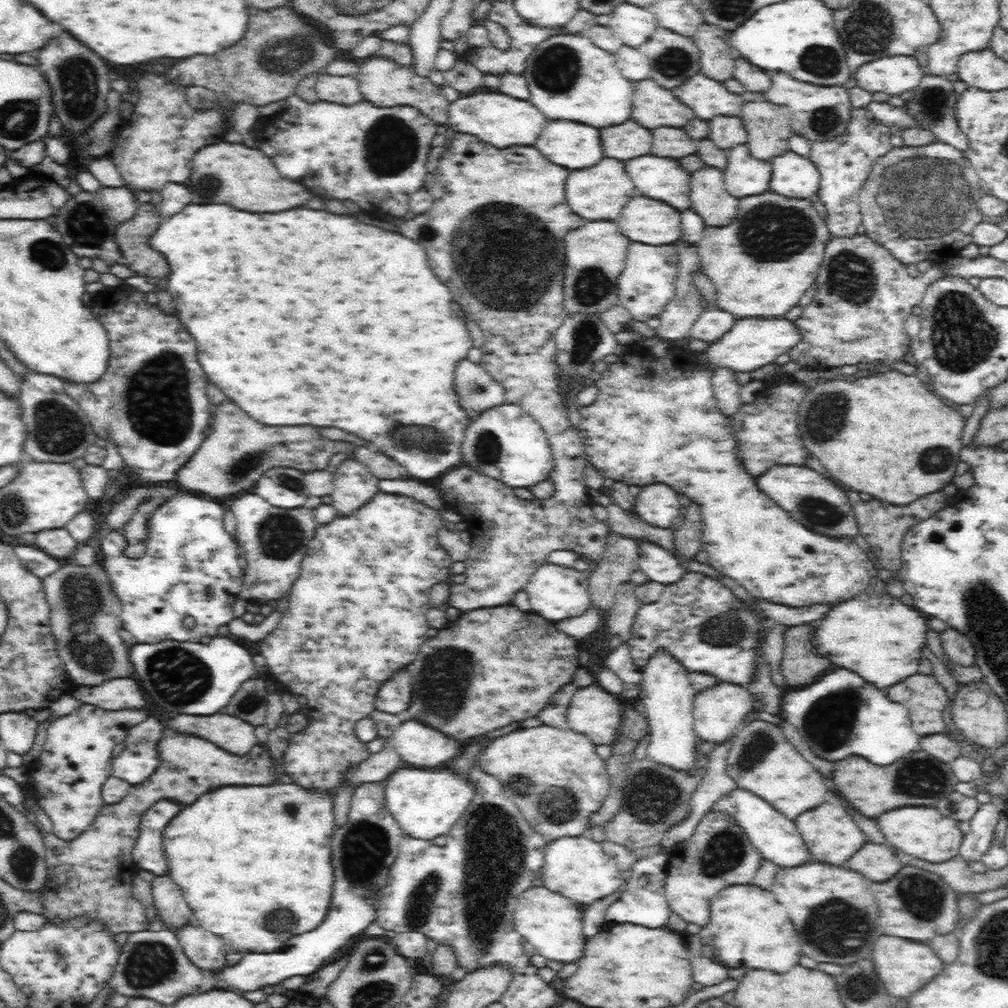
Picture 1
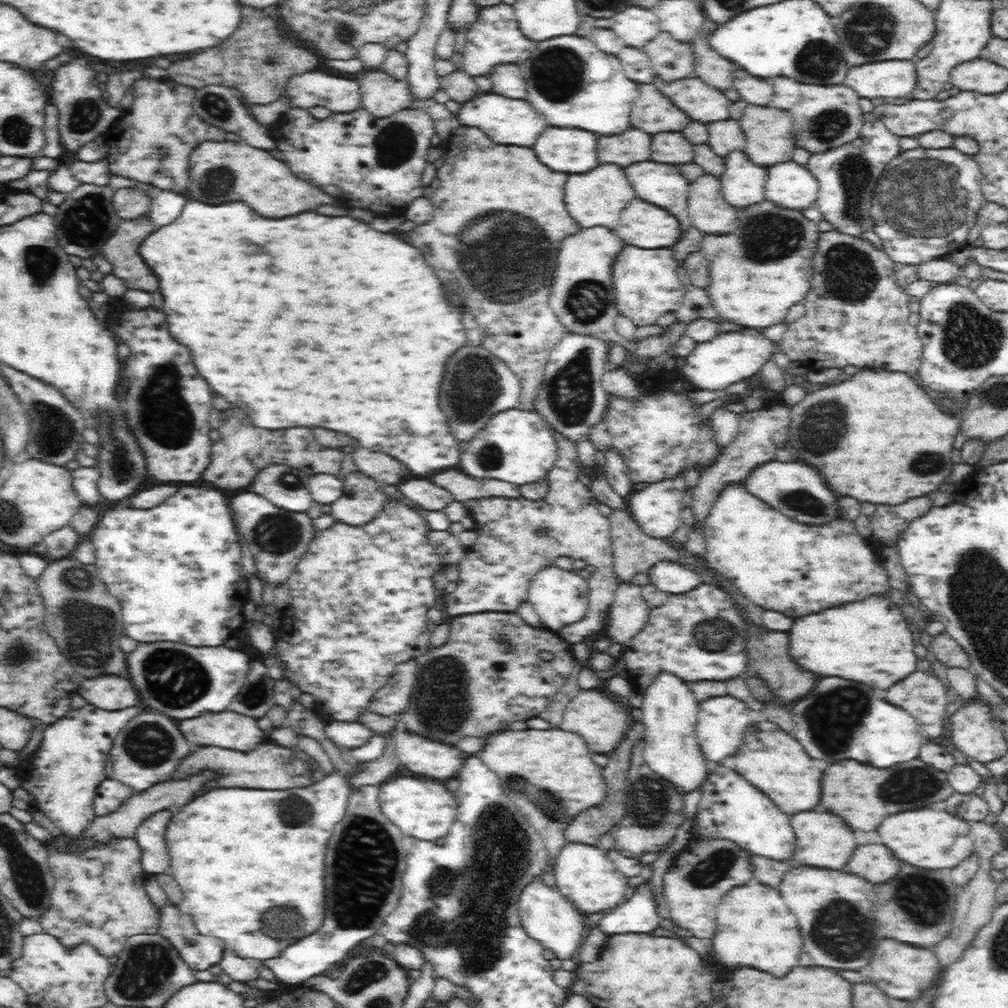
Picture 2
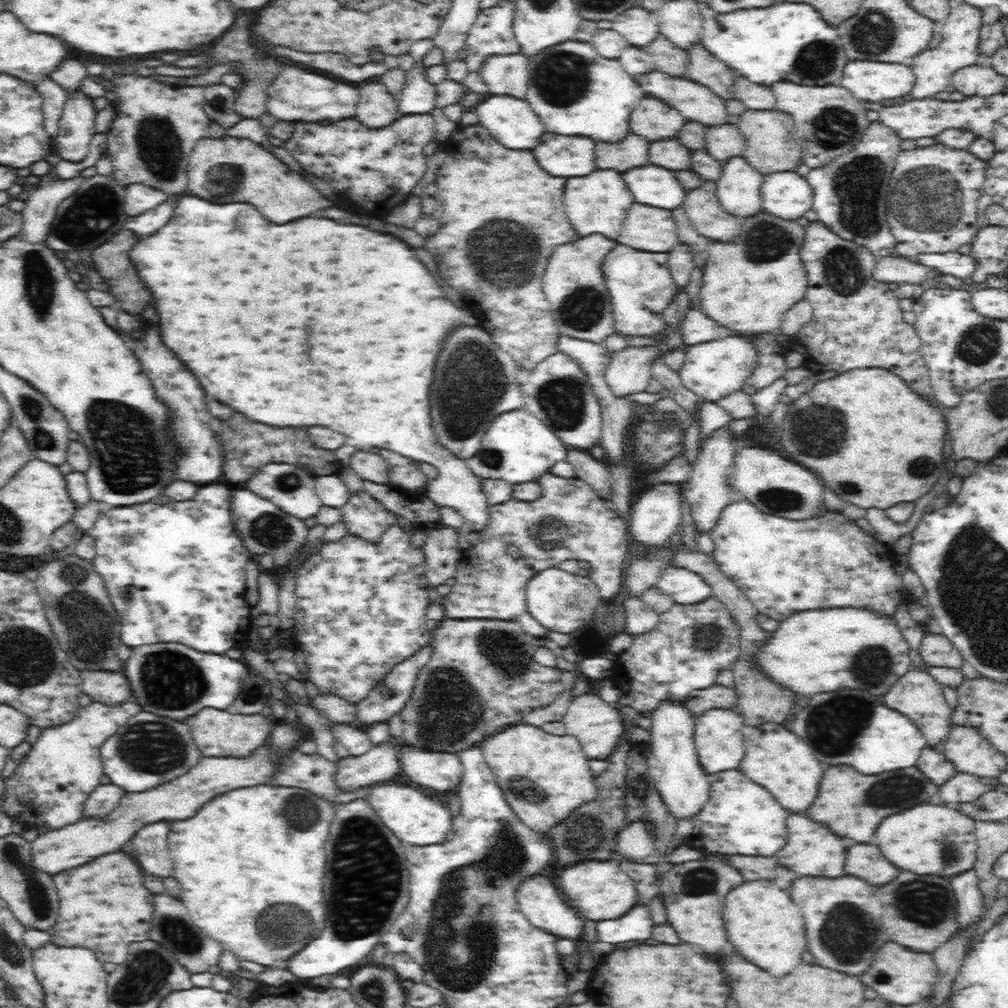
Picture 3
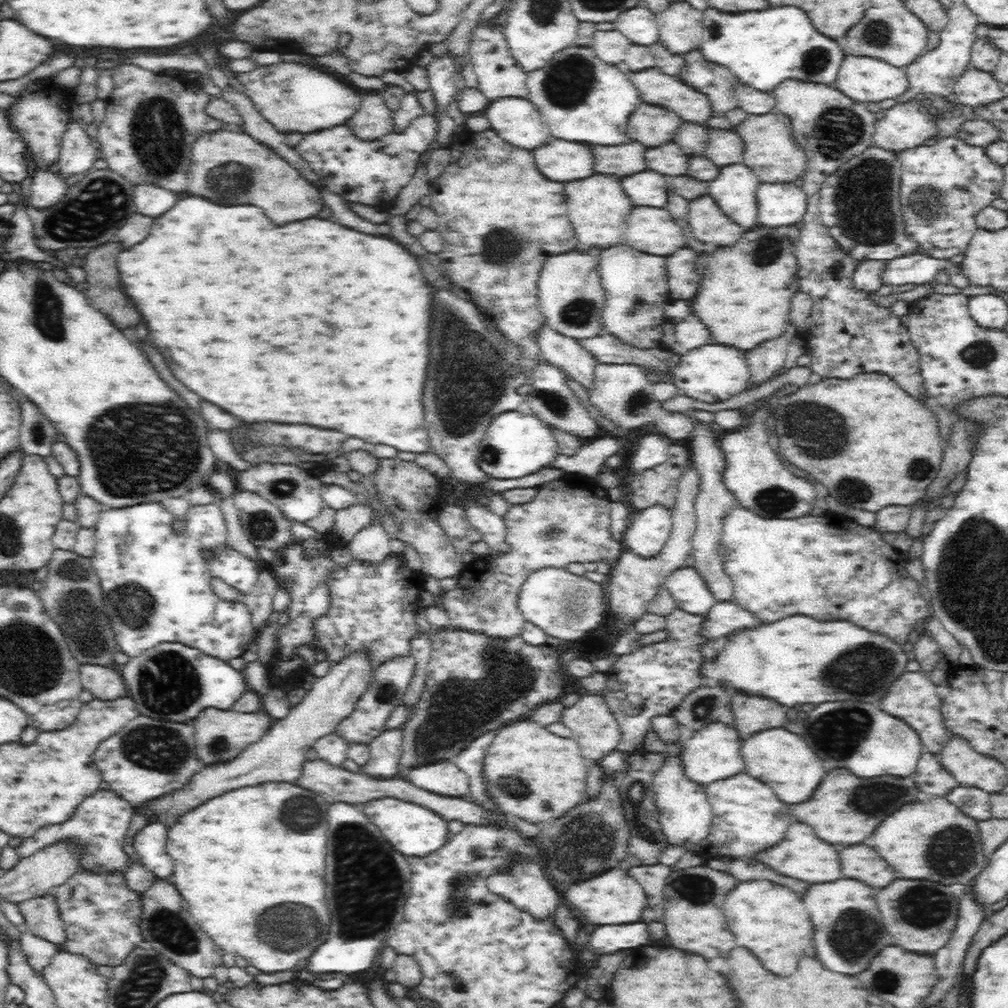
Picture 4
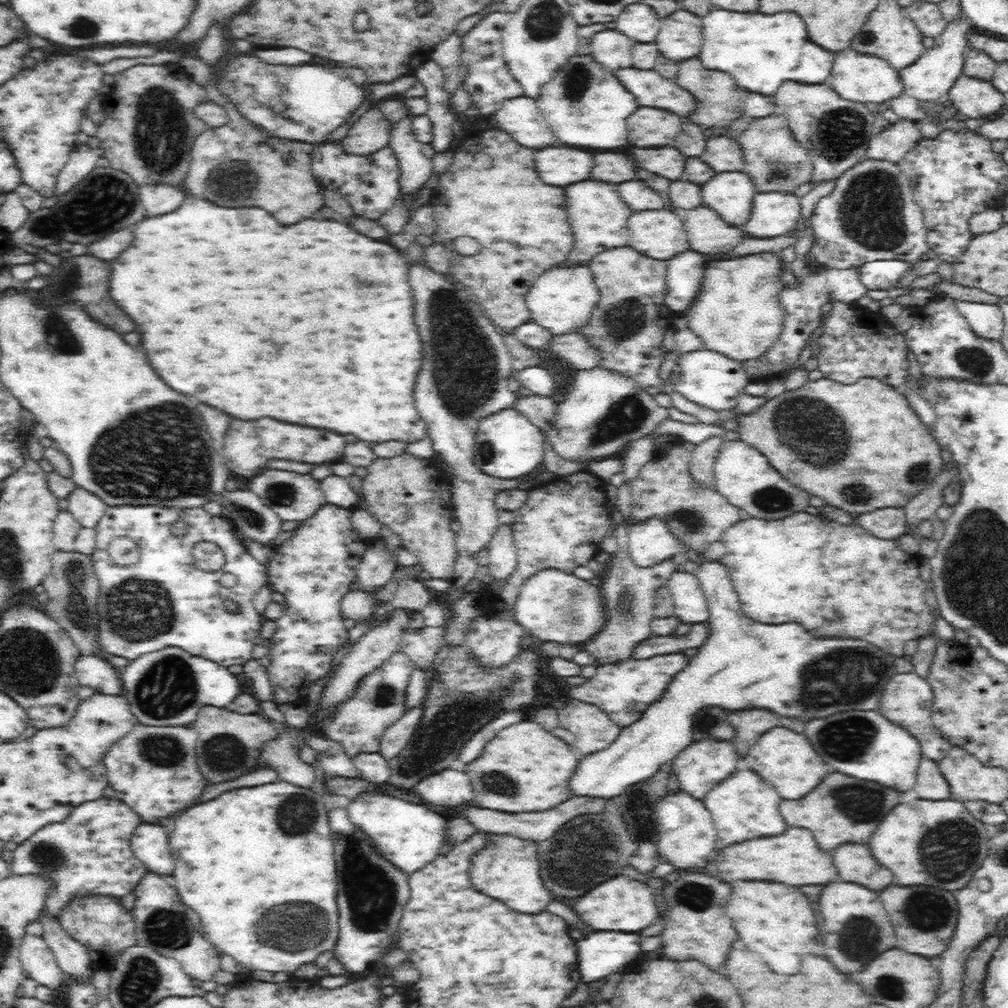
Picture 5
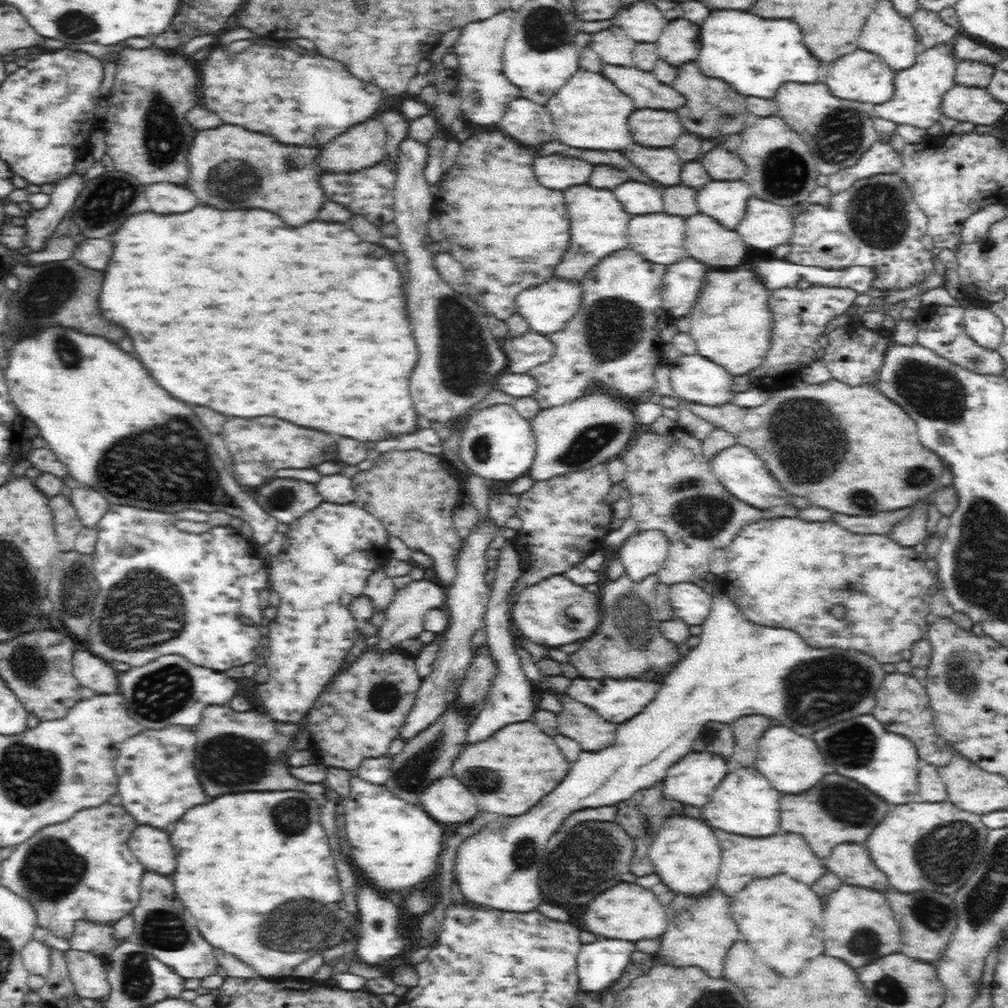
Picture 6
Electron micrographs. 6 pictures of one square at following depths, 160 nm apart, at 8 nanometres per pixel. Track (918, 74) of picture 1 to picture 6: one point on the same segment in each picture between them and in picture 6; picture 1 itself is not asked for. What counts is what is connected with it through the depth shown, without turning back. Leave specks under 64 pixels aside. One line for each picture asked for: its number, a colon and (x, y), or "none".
2: (891, 78)
3: (870, 81)
4: (862, 79)
5: (856, 77)
6: (862, 76)

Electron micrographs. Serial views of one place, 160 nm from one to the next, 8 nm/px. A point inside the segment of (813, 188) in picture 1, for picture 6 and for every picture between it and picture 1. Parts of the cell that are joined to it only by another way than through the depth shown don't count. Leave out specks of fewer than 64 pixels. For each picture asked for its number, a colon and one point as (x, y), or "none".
2: (789, 186)
3: (787, 196)
4: (778, 205)
5: (772, 215)
6: (765, 226)

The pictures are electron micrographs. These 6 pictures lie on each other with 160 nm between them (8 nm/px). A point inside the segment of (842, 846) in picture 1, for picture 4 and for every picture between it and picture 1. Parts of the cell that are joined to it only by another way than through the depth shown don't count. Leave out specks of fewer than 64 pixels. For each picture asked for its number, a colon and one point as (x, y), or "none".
2: (821, 841)
3: (810, 851)
4: (801, 855)

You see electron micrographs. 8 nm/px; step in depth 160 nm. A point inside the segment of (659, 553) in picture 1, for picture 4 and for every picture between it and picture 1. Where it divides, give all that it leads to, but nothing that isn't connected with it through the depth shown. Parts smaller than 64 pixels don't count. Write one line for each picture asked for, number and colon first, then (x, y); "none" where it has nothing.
2: (674, 579)
3: (687, 588)
4: (691, 596)

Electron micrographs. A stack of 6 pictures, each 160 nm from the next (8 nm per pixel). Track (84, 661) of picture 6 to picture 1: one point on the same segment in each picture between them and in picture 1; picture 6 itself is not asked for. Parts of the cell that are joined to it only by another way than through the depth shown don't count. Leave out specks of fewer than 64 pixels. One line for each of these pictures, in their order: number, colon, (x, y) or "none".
1: (122, 693)
2: (109, 692)
3: (111, 688)
4: (103, 682)
5: (91, 671)

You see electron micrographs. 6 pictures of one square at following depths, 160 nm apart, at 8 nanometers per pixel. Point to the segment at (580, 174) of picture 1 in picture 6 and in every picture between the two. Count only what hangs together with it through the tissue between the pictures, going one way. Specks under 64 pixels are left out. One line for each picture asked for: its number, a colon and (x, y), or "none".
2: (597, 199)
3: (597, 204)
4: (598, 210)
5: (599, 218)
6: (599, 227)

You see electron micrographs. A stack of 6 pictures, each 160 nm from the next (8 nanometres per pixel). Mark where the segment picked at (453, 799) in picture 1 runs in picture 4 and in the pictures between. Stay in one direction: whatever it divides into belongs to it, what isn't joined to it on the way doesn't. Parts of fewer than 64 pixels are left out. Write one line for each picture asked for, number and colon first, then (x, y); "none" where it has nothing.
2: (425, 810)
3: (416, 820)
4: (414, 831)

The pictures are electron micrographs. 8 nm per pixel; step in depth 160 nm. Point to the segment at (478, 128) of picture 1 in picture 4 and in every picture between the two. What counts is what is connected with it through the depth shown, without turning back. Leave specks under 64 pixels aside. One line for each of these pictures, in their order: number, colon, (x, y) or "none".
2: (507, 121)
3: (513, 122)
4: (518, 121)

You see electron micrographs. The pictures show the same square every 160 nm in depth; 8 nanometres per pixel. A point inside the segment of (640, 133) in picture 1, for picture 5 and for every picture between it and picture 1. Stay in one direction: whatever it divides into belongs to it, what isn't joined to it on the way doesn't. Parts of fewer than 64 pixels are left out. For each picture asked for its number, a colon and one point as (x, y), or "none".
2: (633, 146)
3: (632, 152)
4: (621, 161)
5: (613, 168)

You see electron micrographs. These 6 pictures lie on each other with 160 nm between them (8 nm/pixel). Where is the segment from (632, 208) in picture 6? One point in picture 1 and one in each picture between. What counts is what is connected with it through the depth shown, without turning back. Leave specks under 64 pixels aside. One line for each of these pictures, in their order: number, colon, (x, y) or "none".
1: (663, 180)
2: (662, 185)
3: (654, 187)
4: (646, 189)
5: (639, 197)

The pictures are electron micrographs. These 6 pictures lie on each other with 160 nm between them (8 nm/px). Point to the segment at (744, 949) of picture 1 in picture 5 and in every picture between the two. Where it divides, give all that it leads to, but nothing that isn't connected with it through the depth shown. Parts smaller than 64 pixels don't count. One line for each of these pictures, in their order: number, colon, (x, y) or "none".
2: (754, 926)
3: (763, 923)
4: (772, 921)
5: (774, 920)

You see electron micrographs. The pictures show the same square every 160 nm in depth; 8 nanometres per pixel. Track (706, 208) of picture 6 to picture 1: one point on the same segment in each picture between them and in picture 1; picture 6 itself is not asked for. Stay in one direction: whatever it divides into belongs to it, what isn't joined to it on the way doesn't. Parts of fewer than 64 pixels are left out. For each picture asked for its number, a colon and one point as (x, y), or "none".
1: (743, 176)
2: (742, 183)
3: (738, 189)
4: (734, 189)
5: (730, 195)

